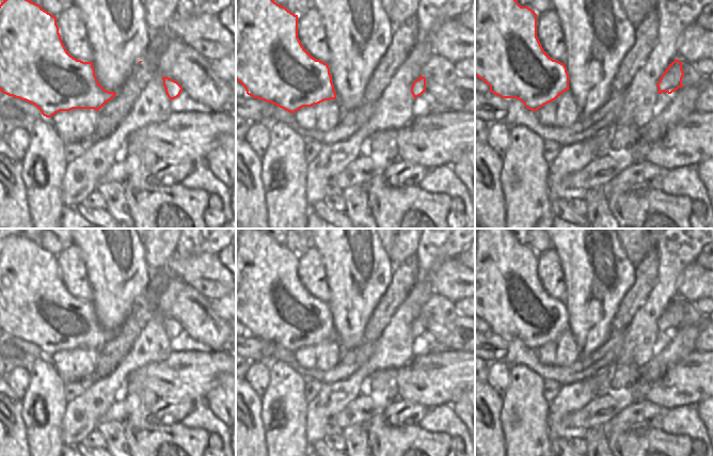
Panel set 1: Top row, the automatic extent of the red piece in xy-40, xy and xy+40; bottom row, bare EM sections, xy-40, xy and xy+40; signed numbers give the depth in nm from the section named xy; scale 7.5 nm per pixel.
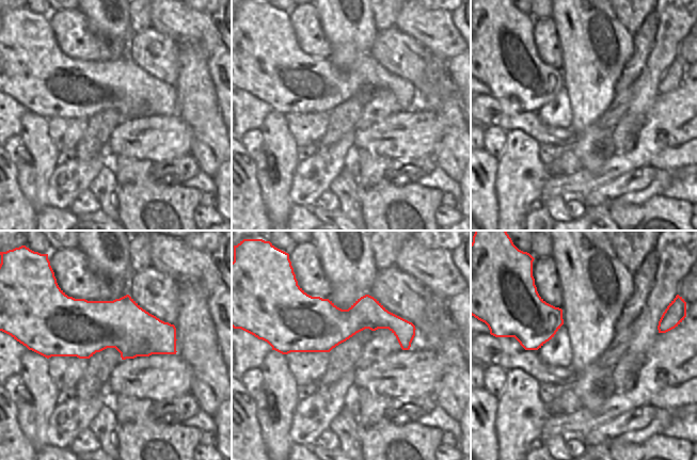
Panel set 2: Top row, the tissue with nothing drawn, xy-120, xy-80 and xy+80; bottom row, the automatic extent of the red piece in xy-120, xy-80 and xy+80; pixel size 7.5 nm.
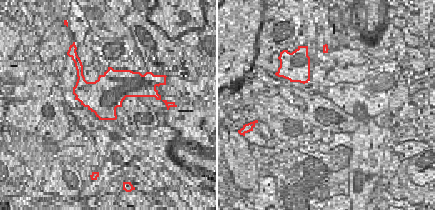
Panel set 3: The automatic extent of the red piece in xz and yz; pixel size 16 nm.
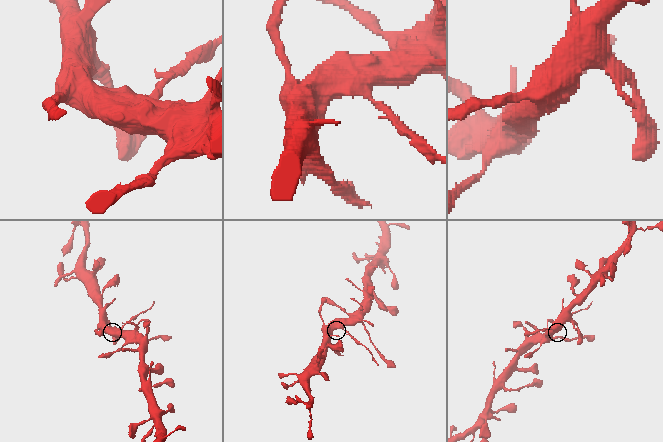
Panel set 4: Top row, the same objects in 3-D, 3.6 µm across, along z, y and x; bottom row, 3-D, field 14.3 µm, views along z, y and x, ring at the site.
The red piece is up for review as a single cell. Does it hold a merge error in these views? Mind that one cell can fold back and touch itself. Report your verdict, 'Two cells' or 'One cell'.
Two cells.

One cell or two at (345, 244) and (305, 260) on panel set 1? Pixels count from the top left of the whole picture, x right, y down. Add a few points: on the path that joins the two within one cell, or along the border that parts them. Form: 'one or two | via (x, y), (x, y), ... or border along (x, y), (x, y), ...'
two | border along (311, 245), (320, 255), (326, 278)

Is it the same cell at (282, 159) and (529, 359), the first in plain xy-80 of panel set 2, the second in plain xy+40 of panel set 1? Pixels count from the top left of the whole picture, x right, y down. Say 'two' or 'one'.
two

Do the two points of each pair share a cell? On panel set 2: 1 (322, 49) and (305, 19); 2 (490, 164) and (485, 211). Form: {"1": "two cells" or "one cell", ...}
{"1": "one cell", "2": "one cell"}

